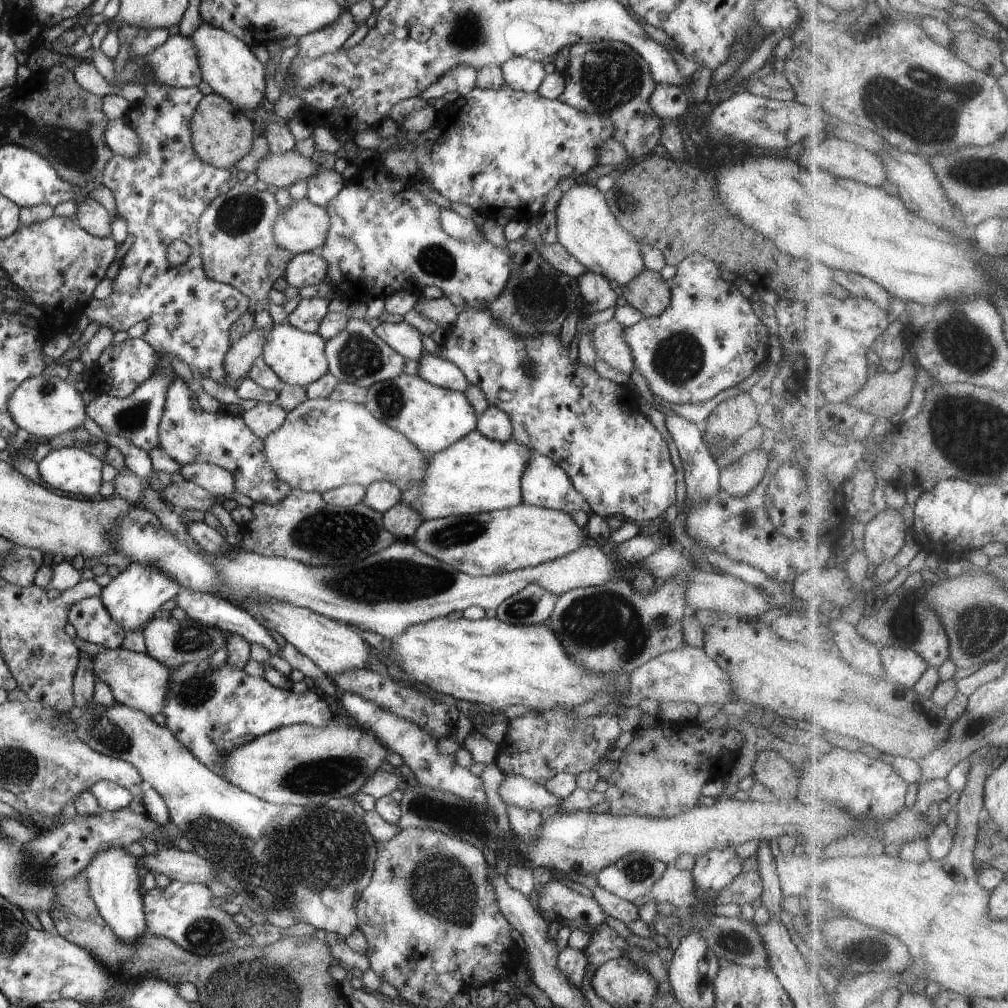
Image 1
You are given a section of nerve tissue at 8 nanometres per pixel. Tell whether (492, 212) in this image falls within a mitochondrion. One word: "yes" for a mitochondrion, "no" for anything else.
no

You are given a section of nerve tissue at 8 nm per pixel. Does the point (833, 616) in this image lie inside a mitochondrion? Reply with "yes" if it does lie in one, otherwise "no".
no

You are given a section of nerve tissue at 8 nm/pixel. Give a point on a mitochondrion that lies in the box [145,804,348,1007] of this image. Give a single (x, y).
(204, 934)

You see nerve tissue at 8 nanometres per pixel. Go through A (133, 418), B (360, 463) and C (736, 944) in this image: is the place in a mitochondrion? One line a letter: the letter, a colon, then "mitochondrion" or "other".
A: mitochondrion
B: other
C: mitochondrion

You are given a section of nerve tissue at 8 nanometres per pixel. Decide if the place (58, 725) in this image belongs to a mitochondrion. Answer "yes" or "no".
yes

